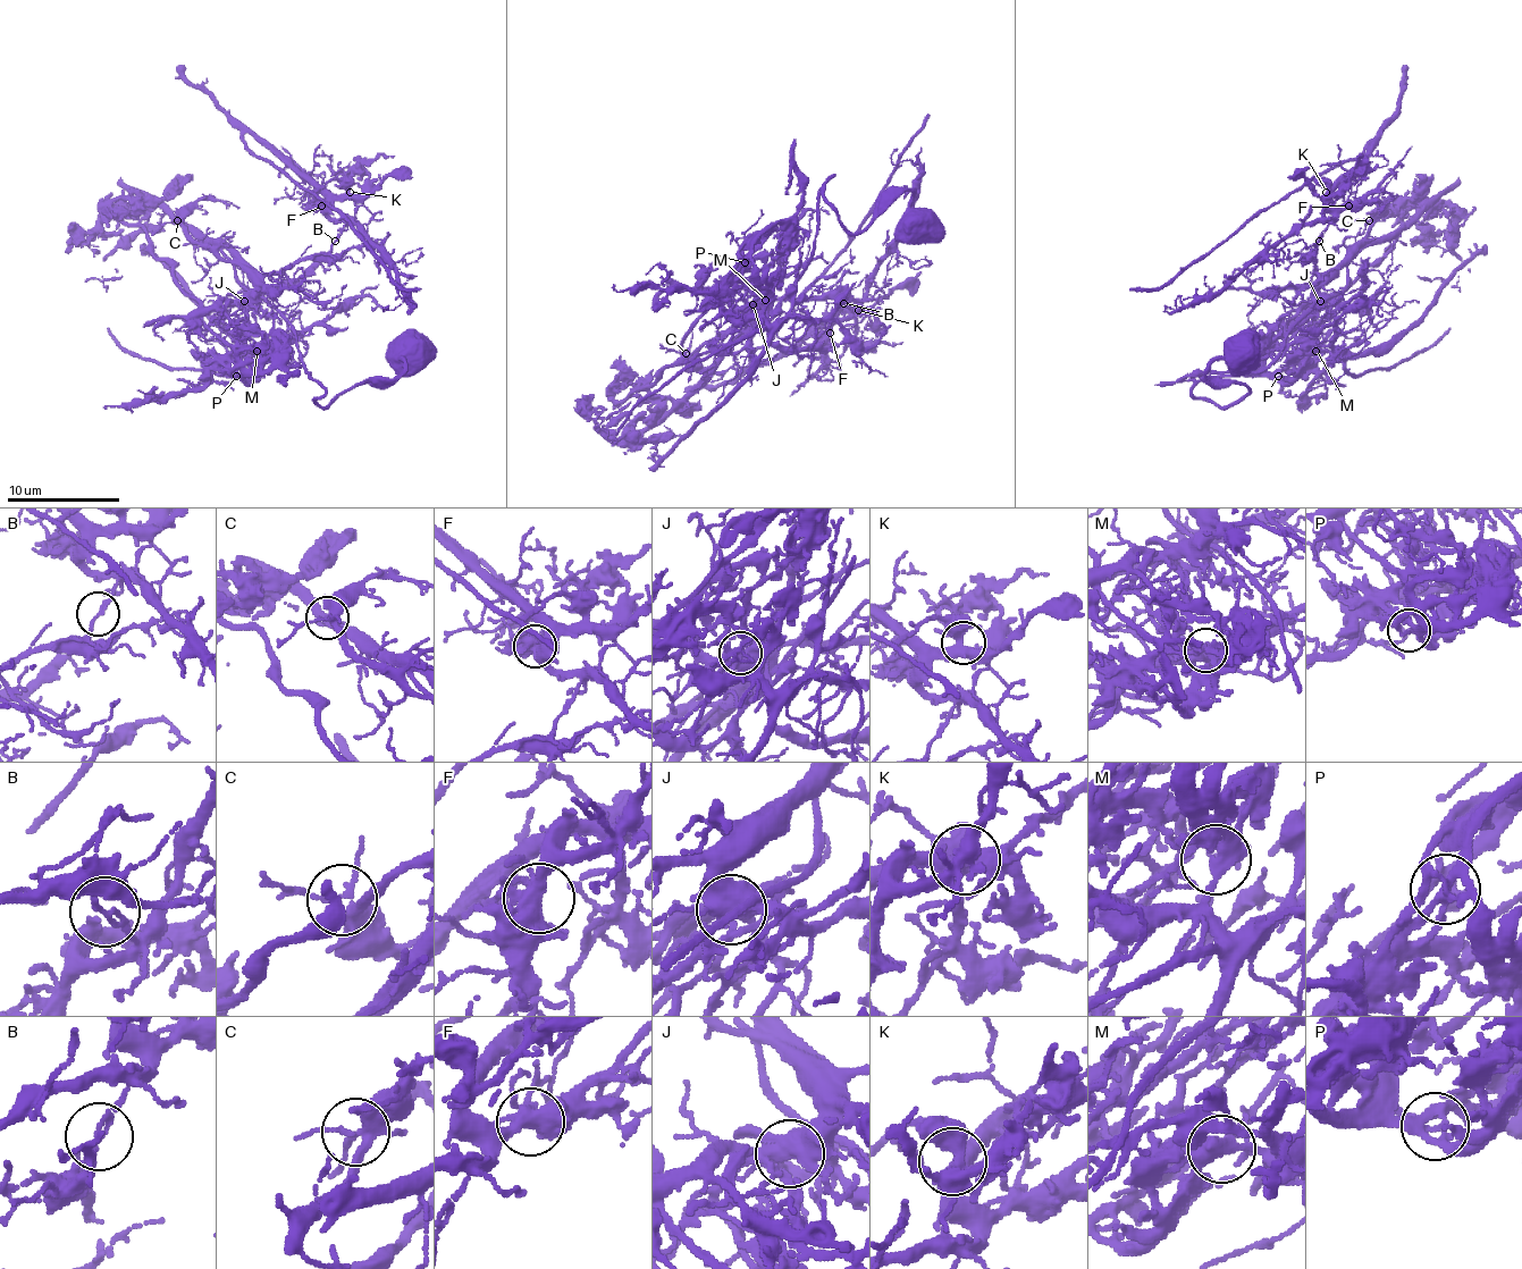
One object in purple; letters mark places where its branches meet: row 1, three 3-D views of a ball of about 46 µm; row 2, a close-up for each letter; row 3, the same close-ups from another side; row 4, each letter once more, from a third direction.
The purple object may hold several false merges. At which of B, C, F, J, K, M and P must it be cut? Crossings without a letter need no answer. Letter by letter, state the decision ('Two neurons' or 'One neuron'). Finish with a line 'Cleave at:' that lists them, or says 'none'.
B: Two neurons
C: One neuron
F: One neuron
J: Two neurons
K: One neuron
M: Two neurons
P: Two neurons
Cleave at: B, J, M, P

